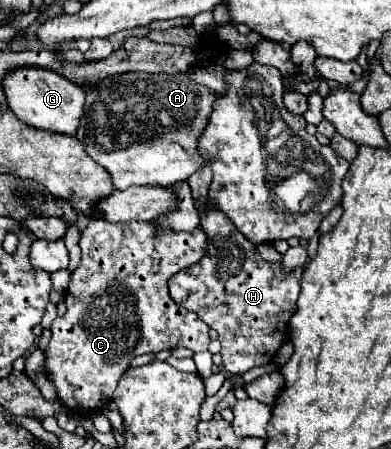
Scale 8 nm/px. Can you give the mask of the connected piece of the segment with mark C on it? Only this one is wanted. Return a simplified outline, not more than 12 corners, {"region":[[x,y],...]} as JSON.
{"region":[[90,220],[48,378],[100,412],[130,360],[208,350],[168,278],[206,234]]}

